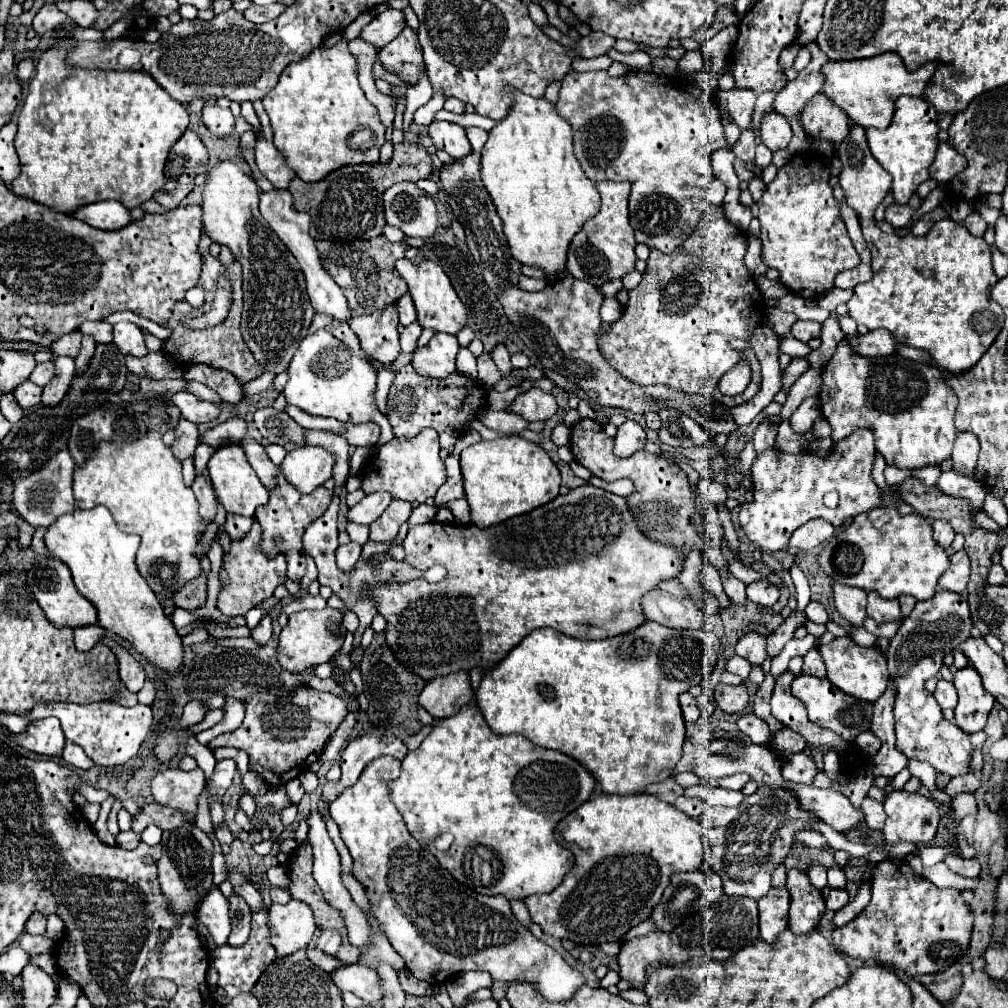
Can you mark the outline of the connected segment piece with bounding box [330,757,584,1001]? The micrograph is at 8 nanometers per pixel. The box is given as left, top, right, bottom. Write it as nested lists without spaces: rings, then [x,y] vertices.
[[[378,757],[378,759],[374,759],[374,761],[372,761],[370,765],[366,765],[366,769],[362,771],[358,783],[356,783],[354,787],[346,789],[346,791],[340,795],[340,799],[336,799],[336,801],[330,805],[330,815],[332,815],[332,819],[338,823],[340,833],[342,833],[342,839],[344,839],[344,843],[346,843],[346,847],[348,847],[352,859],[354,859],[352,875],[354,875],[354,877],[362,883],[362,887],[366,889],[366,897],[368,897],[368,901],[370,901],[370,911],[372,911],[372,915],[376,917],[376,921],[380,923],[380,931],[388,937],[388,941],[390,941],[390,945],[394,947],[394,951],[404,959],[406,969],[408,969],[416,979],[426,981],[426,983],[430,983],[430,985],[448,981],[448,979],[452,977],[452,973],[464,973],[464,971],[476,971],[476,969],[478,969],[478,971],[488,971],[488,973],[490,973],[494,979],[498,979],[498,981],[508,981],[508,983],[526,981],[526,983],[534,985],[548,1001],[568,1001],[568,999],[572,999],[572,995],[576,993],[576,989],[584,983],[584,977],[582,977],[576,969],[572,969],[572,967],[562,959],[562,955],[560,955],[558,951],[554,951],[552,947],[548,947],[546,943],[542,943],[540,939],[536,939],[526,927],[522,927],[522,925],[516,921],[516,917],[512,915],[512,909],[510,909],[508,899],[502,899],[502,895],[488,897],[488,895],[480,895],[480,893],[476,893],[476,891],[472,891],[472,889],[466,889],[466,885],[460,885],[446,869],[442,869],[440,863],[438,863],[438,859],[436,859],[432,853],[428,853],[426,849],[422,849],[420,843],[408,833],[402,815],[398,813],[396,805],[390,801],[390,789],[388,789],[388,785],[390,785],[390,781],[394,781],[394,779],[398,779],[398,777],[400,777],[400,761],[398,761],[398,759],[392,759],[392,757]]]

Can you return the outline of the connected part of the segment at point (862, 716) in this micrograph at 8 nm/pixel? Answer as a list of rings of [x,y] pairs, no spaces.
[[[800,675],[800,677],[796,677],[792,681],[792,695],[806,705],[808,719],[812,723],[838,733],[846,741],[854,741],[856,735],[860,735],[860,733],[870,729],[870,717],[872,717],[872,707],[874,705],[858,701],[858,699],[852,699],[850,695],[844,695],[828,679],[816,679],[812,675]]]

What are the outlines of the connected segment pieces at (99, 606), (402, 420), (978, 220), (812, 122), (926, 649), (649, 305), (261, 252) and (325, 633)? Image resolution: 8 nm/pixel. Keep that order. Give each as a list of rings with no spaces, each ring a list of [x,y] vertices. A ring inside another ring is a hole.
[[[94,507],[92,511],[76,509],[74,515],[62,515],[46,533],[48,551],[70,567],[76,589],[96,607],[98,625],[130,641],[146,663],[174,675],[184,655],[182,641],[158,597],[136,571],[134,557],[138,545],[140,537],[122,533],[106,507]]]
[[[408,363],[396,373],[396,379],[390,387],[386,399],[386,417],[392,425],[394,437],[398,439],[416,437],[426,427],[436,429],[440,435],[440,447],[452,455],[456,441],[470,429],[470,421],[476,419],[486,407],[486,389],[480,387],[476,379],[466,377],[458,371],[446,379],[424,379],[422,375],[416,375],[414,367]]]
[[[978,213],[968,215],[968,217],[964,219],[964,225],[966,225],[966,229],[968,229],[972,235],[976,235],[976,237],[982,237],[984,231],[986,231],[986,223],[984,223],[984,219],[982,219]]]
[[[816,93],[802,111],[802,125],[808,137],[826,139],[832,143],[840,143],[848,135],[848,119],[838,107],[832,107],[824,95]]]
[[[940,591],[930,601],[916,603],[912,613],[904,617],[886,651],[888,673],[896,685],[896,749],[900,749],[900,753],[904,753],[908,759],[930,763],[936,773],[948,777],[968,773],[972,755],[970,735],[960,731],[956,723],[942,715],[940,705],[936,703],[934,695],[926,691],[924,683],[938,675],[944,655],[954,651],[966,637],[970,637],[970,629],[970,609],[968,603],[964,603],[964,597],[952,595],[950,591]]]
[[[710,205],[710,209],[696,225],[696,231],[692,231],[692,235],[684,241],[684,245],[678,251],[674,251],[674,255],[650,251],[650,257],[646,261],[648,267],[642,275],[640,285],[630,291],[630,301],[624,307],[622,317],[612,325],[602,325],[598,337],[598,349],[602,357],[624,377],[640,385],[660,383],[676,387],[684,393],[702,393],[724,401],[728,407],[736,407],[752,399],[760,391],[760,363],[750,347],[746,347],[744,351],[736,351],[730,345],[732,339],[748,341],[754,327],[762,323],[766,313],[766,301],[744,265],[746,245],[746,233],[726,221],[722,207]],[[742,359],[746,359],[752,369],[750,397],[724,397],[718,391],[718,381]]]
[[[222,161],[214,165],[204,187],[202,223],[204,233],[214,243],[228,247],[234,259],[242,265],[242,337],[254,359],[264,367],[264,371],[278,375],[288,369],[294,351],[308,335],[314,307],[310,305],[304,273],[296,257],[260,217],[258,193],[260,191],[254,179],[240,171],[240,163]]]
[[[336,609],[322,611],[298,611],[290,615],[288,625],[280,633],[278,641],[278,663],[290,673],[302,673],[320,663],[332,661],[334,653],[342,649],[346,627],[342,627],[342,613]]]

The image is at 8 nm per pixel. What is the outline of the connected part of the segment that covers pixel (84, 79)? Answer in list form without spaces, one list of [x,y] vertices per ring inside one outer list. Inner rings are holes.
[[[60,37],[60,39],[54,39],[54,45],[58,47],[52,47],[48,51],[42,53],[38,65],[36,65],[36,77],[30,81],[30,91],[28,91],[28,97],[22,105],[22,111],[18,115],[18,133],[16,133],[16,153],[20,157],[20,175],[12,181],[10,185],[10,191],[18,197],[24,197],[24,199],[30,199],[30,201],[36,201],[56,213],[68,213],[72,215],[72,211],[76,211],[78,207],[82,205],[90,205],[90,203],[96,203],[96,201],[104,201],[104,199],[116,199],[120,201],[126,209],[134,209],[134,207],[140,207],[144,201],[152,199],[154,193],[164,185],[164,165],[166,165],[166,159],[168,159],[168,153],[172,149],[172,145],[176,143],[176,139],[180,139],[180,135],[188,129],[188,111],[182,103],[174,101],[152,77],[144,75],[142,71],[88,71],[88,69],[78,69],[78,67],[66,67],[64,59],[66,59],[66,53],[70,51],[70,47],[76,45],[74,39],[68,39],[68,37]]]

